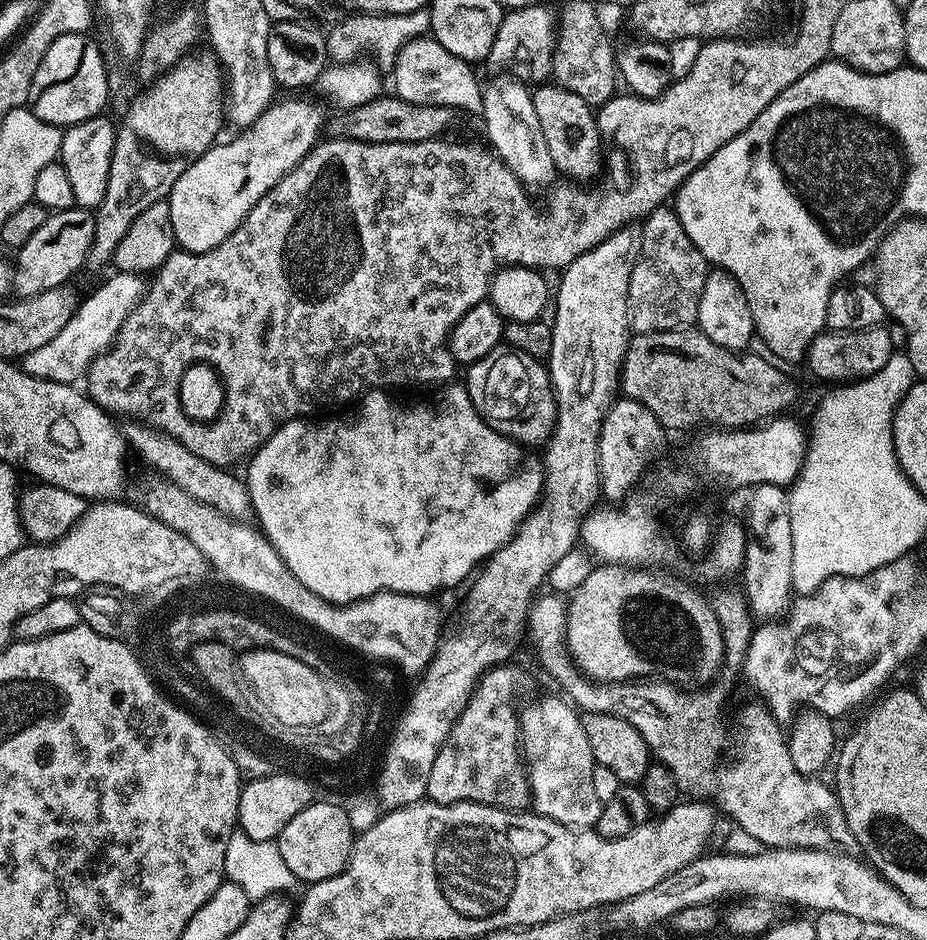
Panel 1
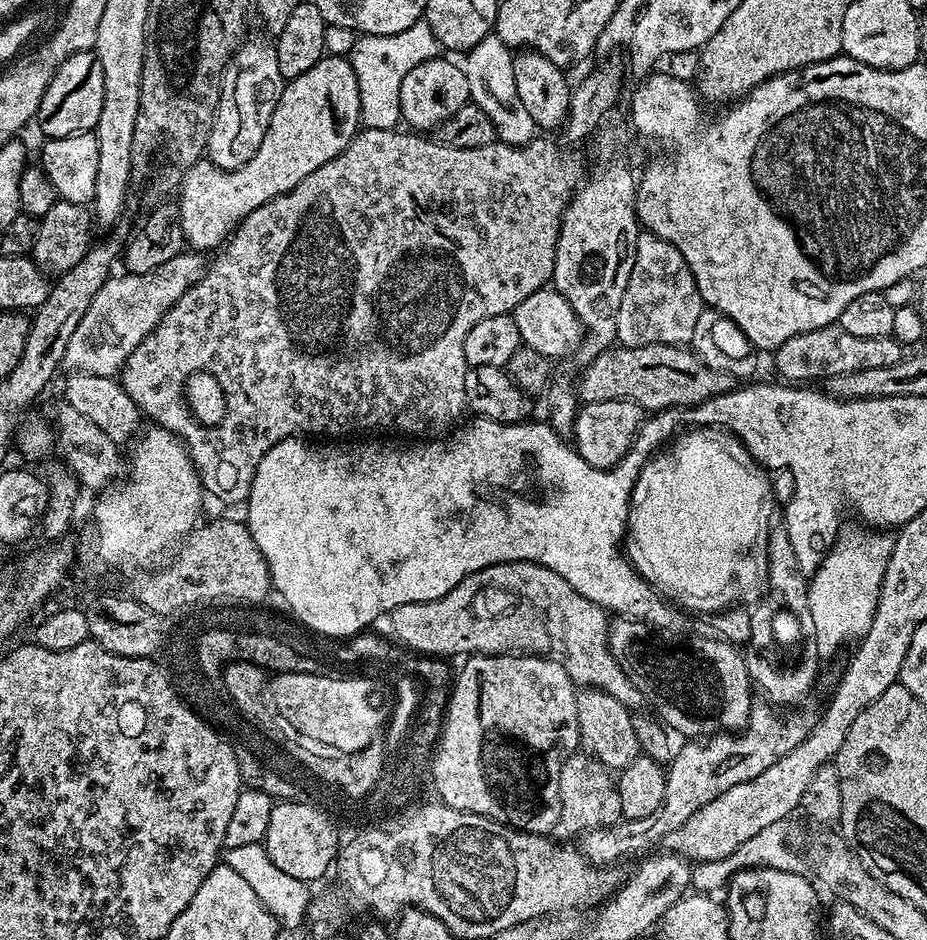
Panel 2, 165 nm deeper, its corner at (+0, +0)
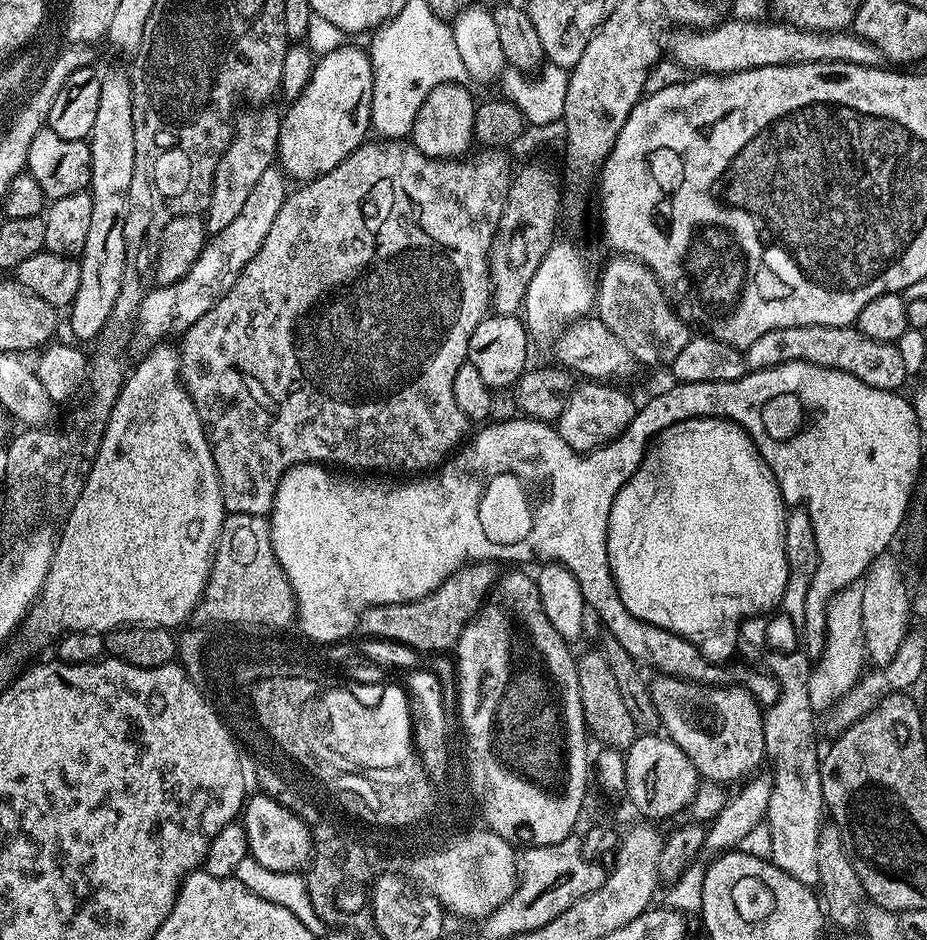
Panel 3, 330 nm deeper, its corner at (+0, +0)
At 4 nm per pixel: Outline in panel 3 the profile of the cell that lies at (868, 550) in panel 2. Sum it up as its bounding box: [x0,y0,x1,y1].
[808,587,868,714]

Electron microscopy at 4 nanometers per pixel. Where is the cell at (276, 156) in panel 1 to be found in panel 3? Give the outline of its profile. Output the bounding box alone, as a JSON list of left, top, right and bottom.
[277,42,372,182]

